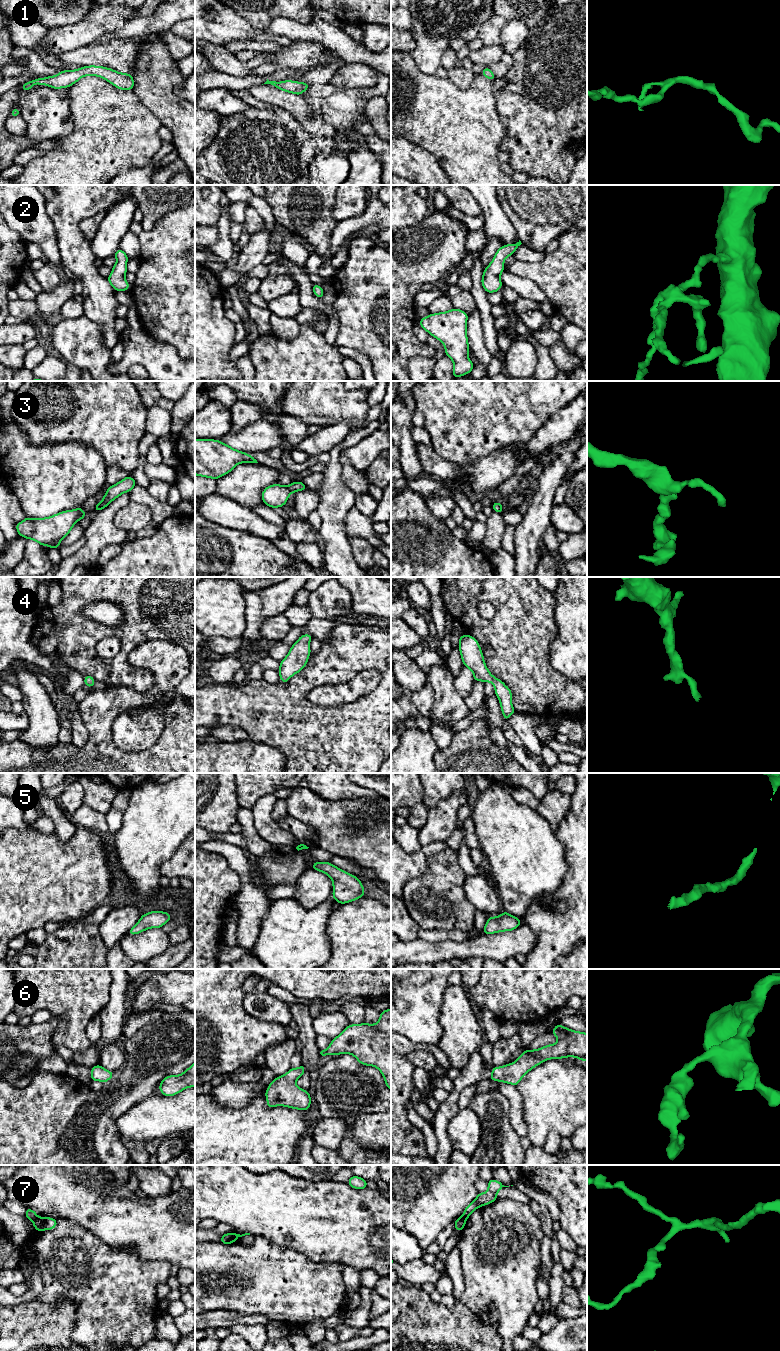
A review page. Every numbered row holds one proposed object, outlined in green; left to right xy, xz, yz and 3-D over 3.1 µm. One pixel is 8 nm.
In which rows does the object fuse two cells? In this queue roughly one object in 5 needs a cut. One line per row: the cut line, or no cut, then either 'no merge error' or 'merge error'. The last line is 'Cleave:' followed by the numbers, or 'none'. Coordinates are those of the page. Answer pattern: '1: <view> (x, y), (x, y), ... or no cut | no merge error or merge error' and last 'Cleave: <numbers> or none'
1: no cut | no merge error
2: no cut | no merge error
3: no cut | no merge error
4: no cut | no merge error
5: no cut | no merge error
6: no cut | no merge error
7: xy (37, 1216), (32, 1220) | merge error
Cleave: 7

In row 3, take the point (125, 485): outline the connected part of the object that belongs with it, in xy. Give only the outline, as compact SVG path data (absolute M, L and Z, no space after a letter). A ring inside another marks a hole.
M126 476L120 482L110 486L102 500L95 506L94 511L101 511L106 508L114 499L118 498L121 494L131 492L136 485L134 478Z

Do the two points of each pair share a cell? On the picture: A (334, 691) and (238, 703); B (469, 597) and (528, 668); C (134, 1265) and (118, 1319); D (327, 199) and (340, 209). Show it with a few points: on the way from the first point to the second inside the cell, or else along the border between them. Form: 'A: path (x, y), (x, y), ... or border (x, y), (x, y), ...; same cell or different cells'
A: border (329, 683), (315, 686), (308, 693), (307, 699); different cells
B: path (472, 615), (510, 650); same cell
C: path (121, 1278), (118, 1281), (118, 1306); same cell
D: border (336, 195), (332, 210), (335, 222); different cells

